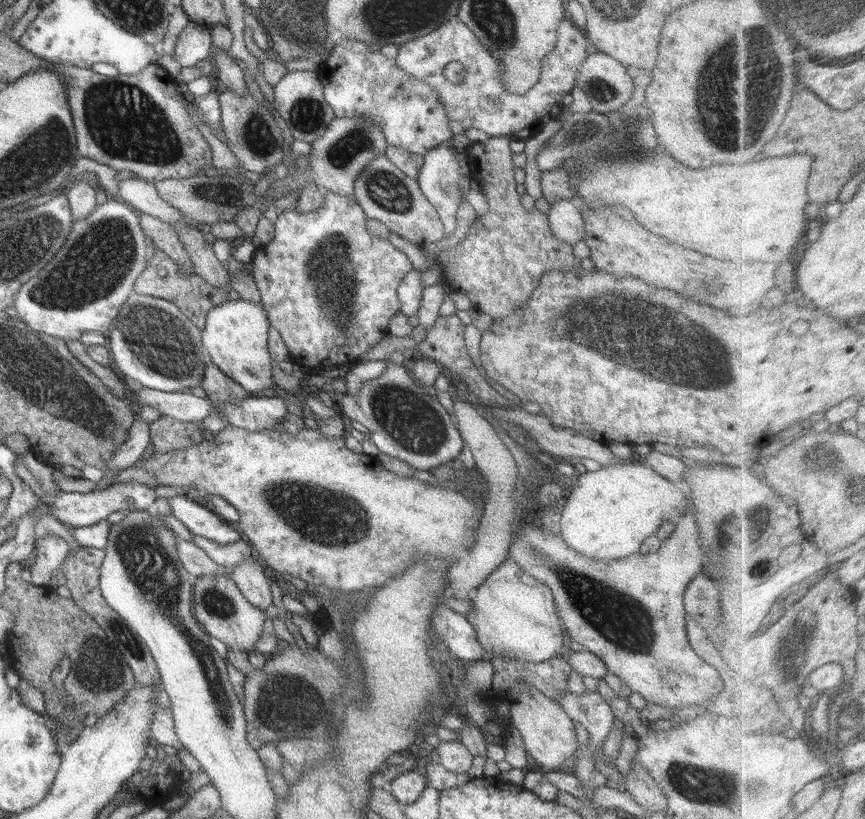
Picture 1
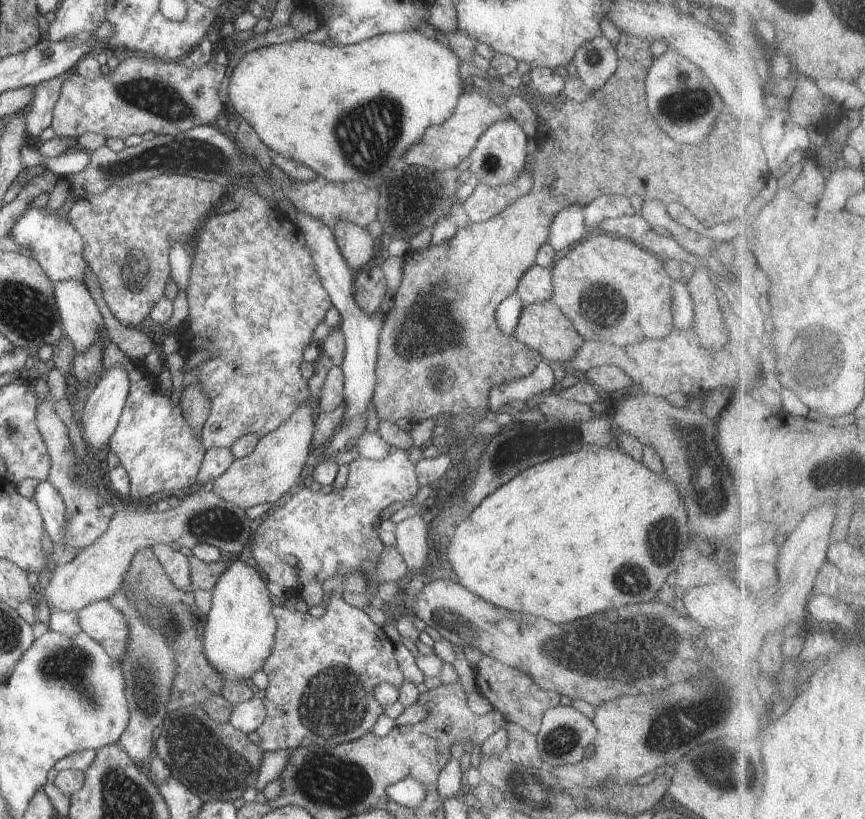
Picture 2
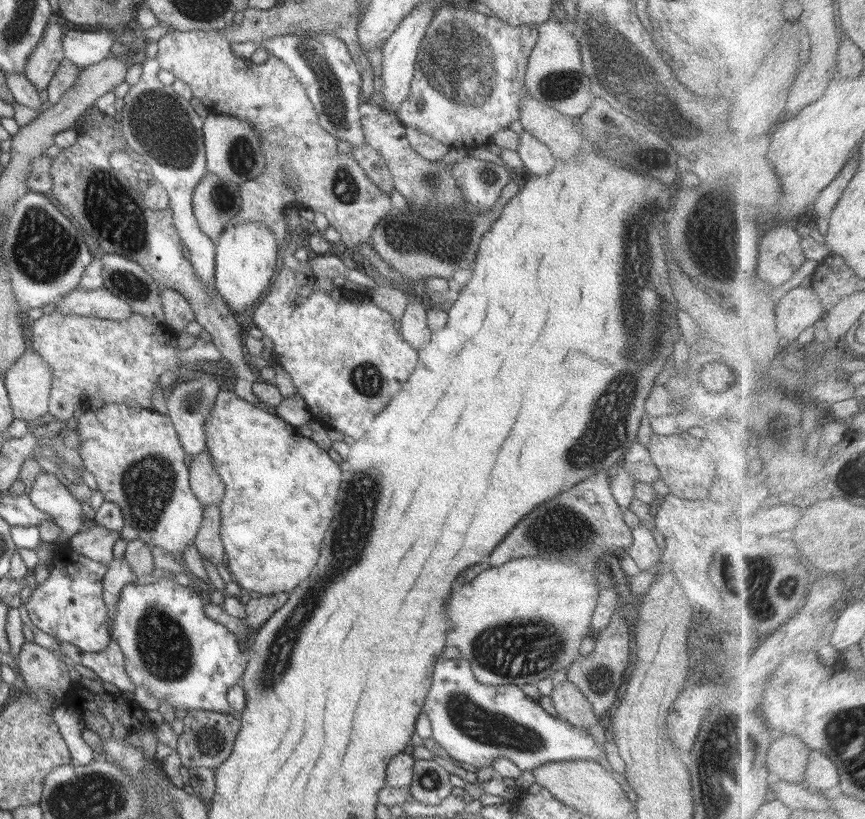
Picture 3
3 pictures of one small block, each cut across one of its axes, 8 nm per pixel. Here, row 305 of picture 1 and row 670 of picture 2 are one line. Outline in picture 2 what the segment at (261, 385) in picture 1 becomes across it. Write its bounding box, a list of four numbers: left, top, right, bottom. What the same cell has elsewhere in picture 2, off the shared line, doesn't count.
[203,558,277,681]

